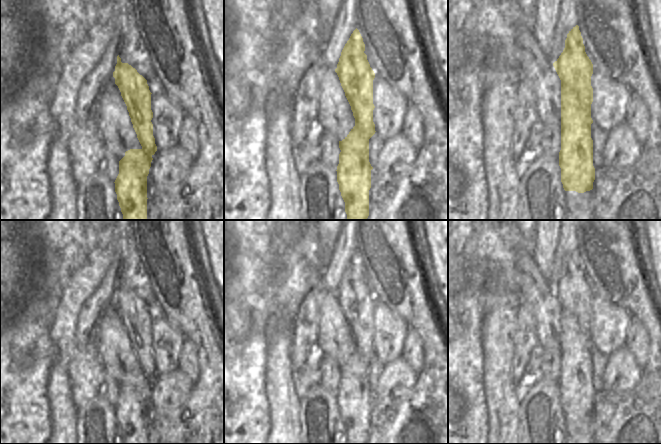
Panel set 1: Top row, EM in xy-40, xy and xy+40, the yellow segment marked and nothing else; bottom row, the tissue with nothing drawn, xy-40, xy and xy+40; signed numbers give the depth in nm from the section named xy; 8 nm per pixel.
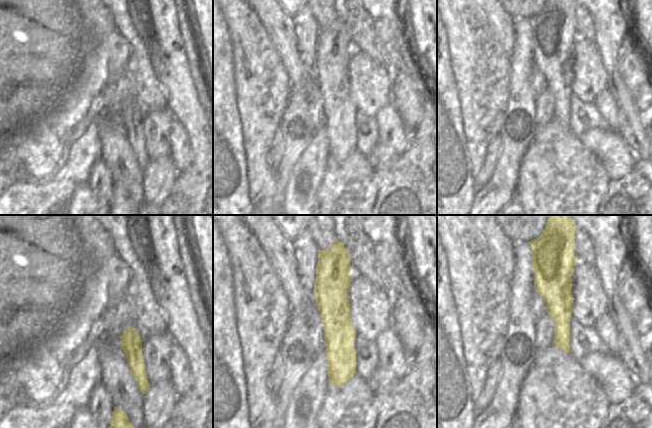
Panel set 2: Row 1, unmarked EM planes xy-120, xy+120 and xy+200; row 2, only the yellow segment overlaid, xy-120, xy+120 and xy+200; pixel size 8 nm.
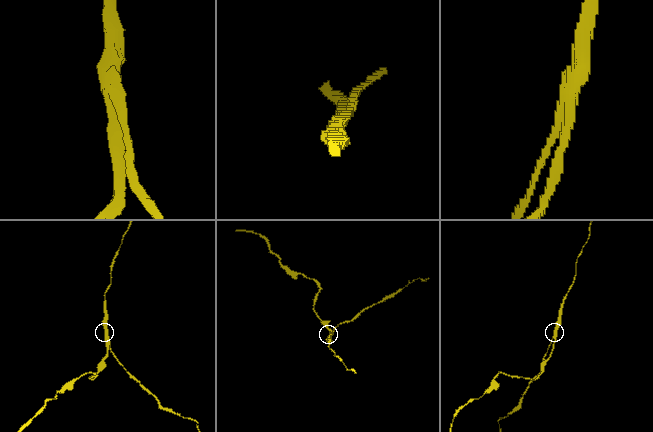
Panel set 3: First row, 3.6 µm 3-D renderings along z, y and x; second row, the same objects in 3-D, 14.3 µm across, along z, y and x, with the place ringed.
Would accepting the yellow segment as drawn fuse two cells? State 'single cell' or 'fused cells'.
fused cells

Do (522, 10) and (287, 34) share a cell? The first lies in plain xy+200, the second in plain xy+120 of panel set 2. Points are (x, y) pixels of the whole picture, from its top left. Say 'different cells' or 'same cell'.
different cells

